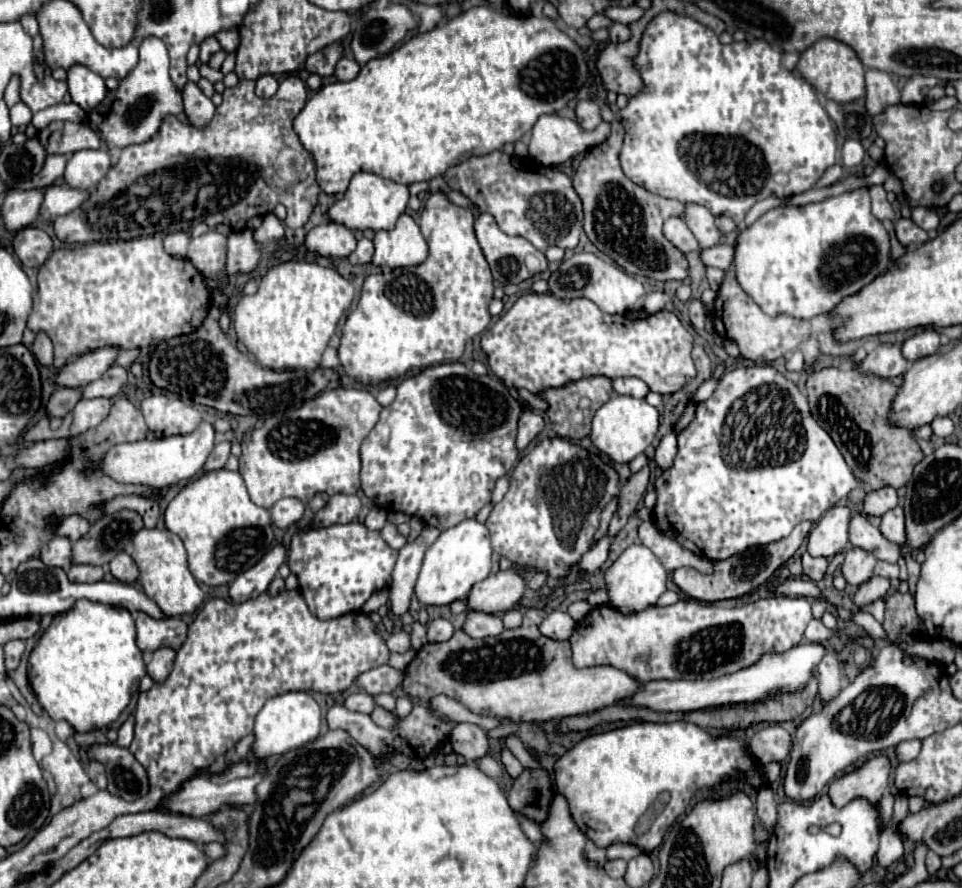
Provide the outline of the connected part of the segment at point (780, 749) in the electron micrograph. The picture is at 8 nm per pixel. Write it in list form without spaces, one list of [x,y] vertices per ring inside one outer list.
[[[767,725],[749,741],[751,753],[759,759],[761,765],[771,761],[783,761],[791,751],[791,735],[781,725]]]

